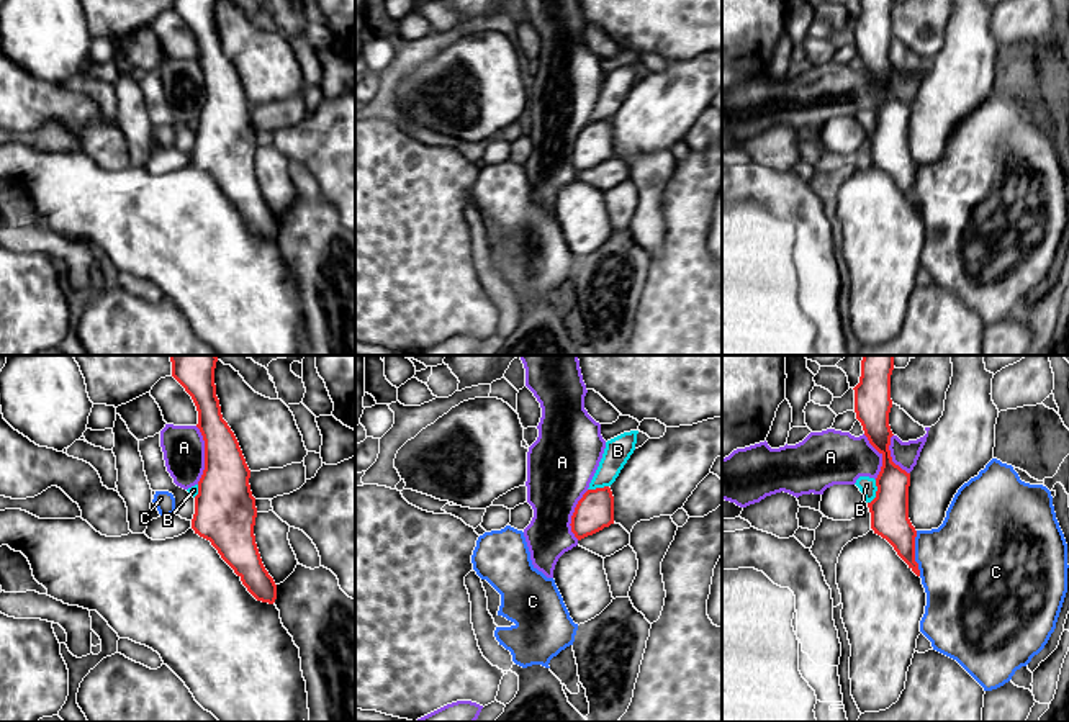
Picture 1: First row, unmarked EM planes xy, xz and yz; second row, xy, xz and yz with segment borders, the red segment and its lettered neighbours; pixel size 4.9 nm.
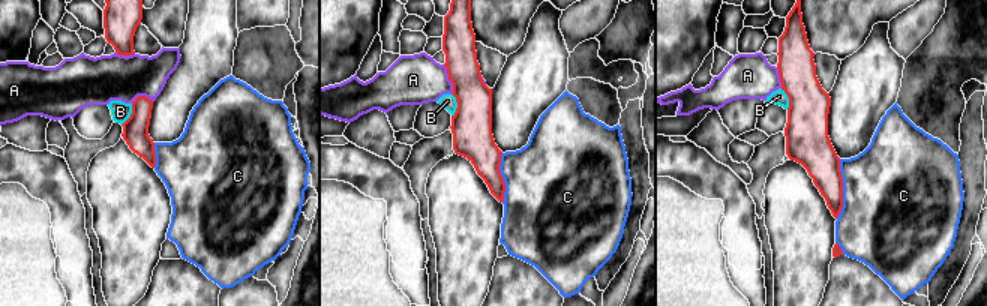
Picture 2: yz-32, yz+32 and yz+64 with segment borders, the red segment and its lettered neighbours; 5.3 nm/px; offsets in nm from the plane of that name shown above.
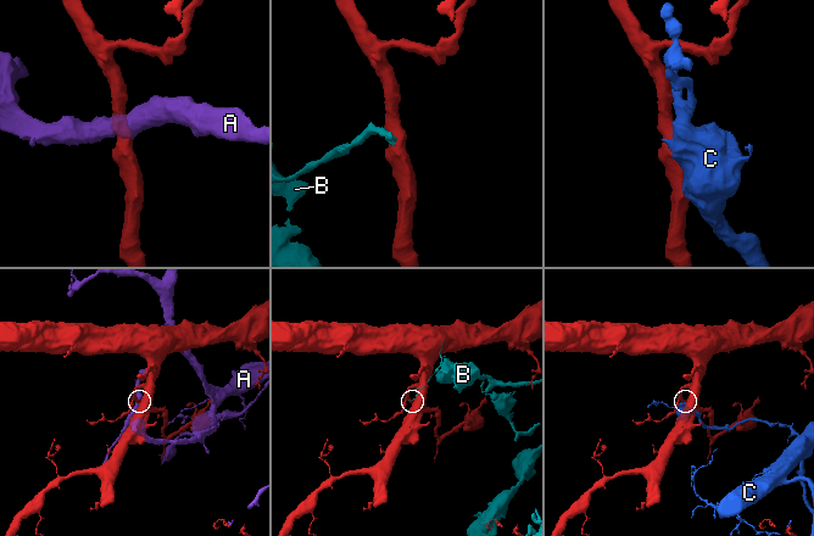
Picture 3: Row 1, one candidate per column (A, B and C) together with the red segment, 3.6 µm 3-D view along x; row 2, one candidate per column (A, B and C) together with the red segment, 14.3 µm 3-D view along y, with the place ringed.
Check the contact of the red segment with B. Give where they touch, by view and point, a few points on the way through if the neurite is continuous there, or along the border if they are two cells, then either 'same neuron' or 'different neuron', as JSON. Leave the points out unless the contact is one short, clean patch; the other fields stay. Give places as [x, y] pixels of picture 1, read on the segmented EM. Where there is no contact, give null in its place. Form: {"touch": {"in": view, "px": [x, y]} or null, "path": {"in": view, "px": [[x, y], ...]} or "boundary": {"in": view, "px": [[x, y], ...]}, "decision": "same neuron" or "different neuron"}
{"touch": {"in": "yz", "px": [876, 491]}, "decision": "same neuron"}

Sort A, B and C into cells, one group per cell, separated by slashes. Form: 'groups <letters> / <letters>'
groups A / B / C

